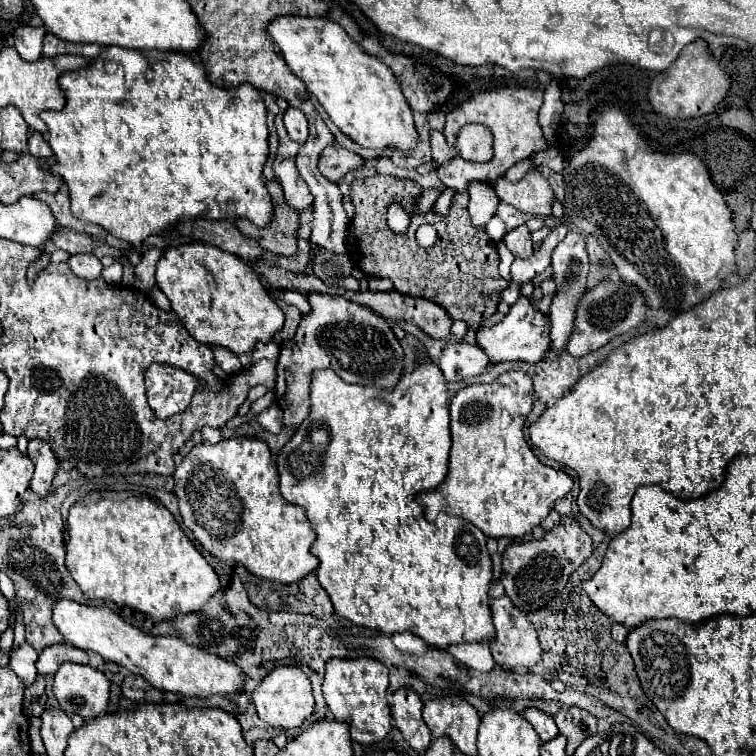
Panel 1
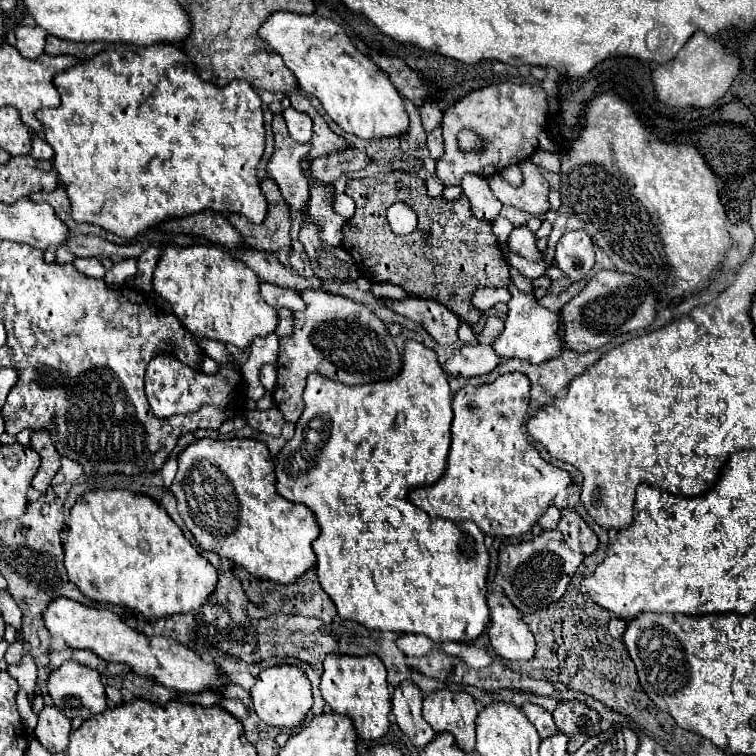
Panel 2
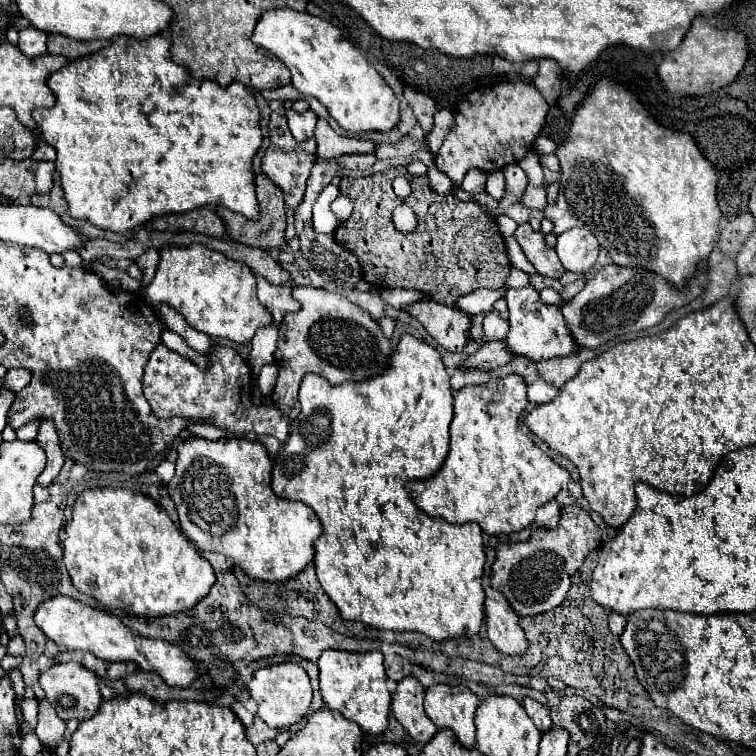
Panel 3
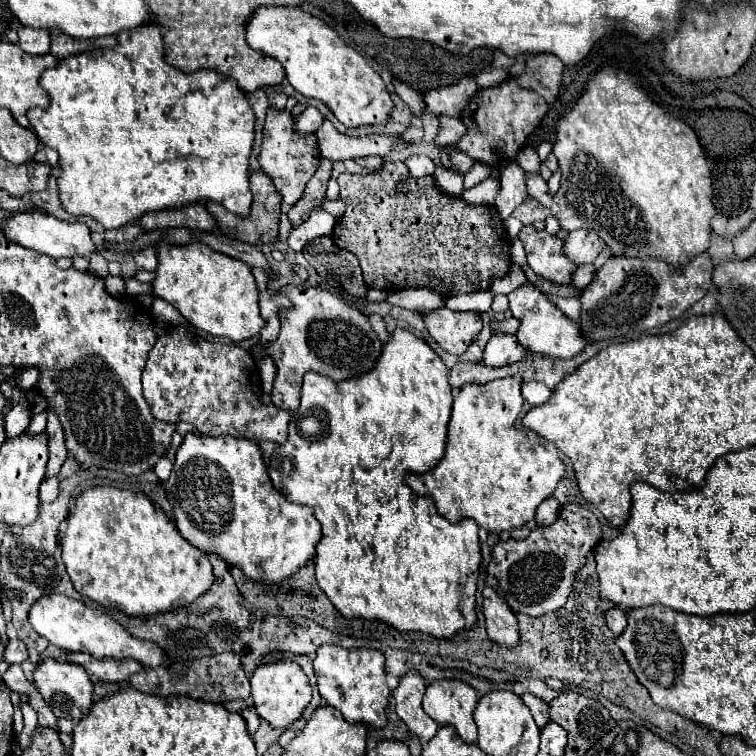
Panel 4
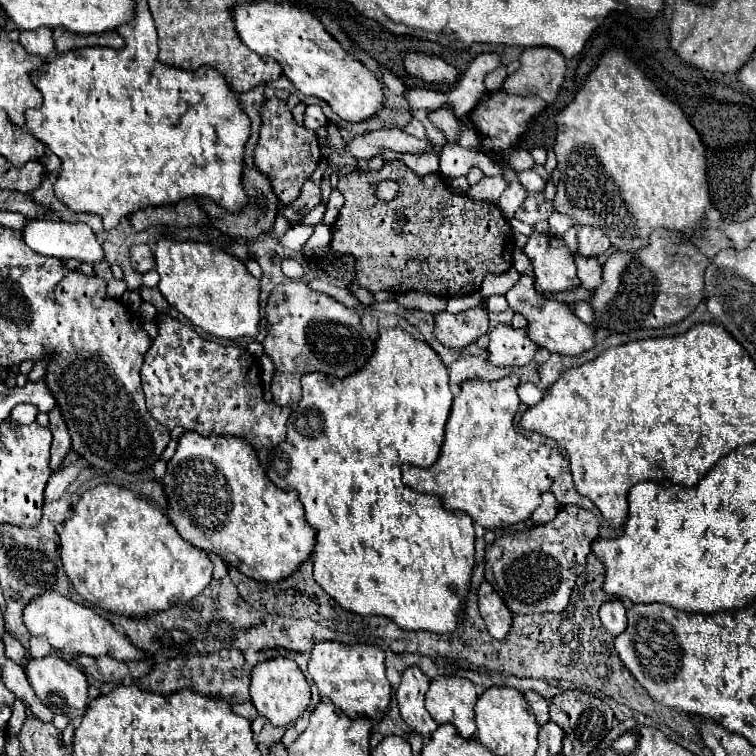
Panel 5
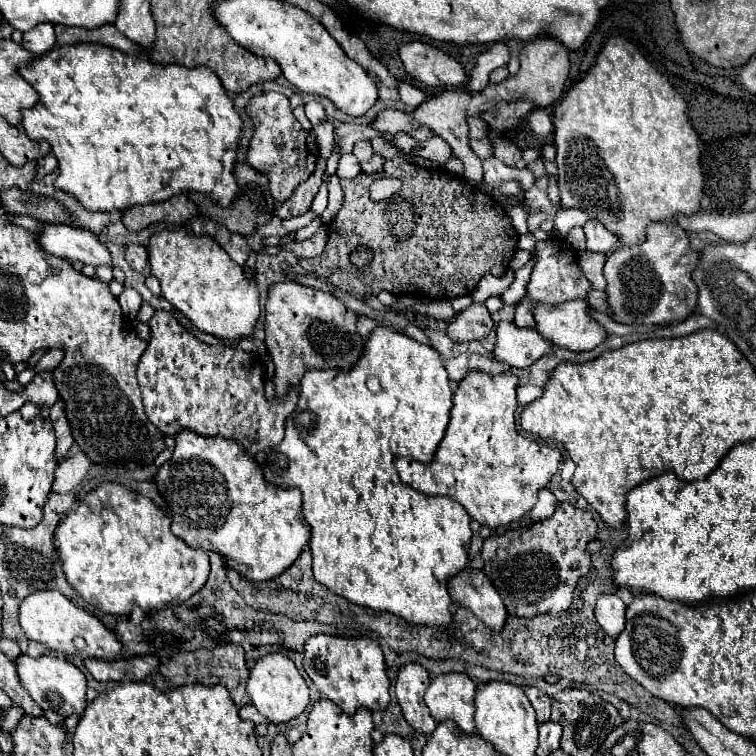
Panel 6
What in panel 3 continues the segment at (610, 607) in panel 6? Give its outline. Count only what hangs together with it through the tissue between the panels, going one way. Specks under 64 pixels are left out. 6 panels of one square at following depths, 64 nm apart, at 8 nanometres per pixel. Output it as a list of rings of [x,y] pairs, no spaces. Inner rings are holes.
[[[610,612],[608,616],[608,626],[610,626],[610,632],[620,636],[624,632],[624,626],[626,626],[626,616],[618,614],[618,612]]]

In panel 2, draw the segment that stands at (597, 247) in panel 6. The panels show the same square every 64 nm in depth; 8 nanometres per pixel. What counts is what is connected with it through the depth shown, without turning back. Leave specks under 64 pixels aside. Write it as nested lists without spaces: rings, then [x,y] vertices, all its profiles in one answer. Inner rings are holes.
[[[584,230],[566,232],[556,244],[556,266],[574,282],[588,276],[594,268],[594,242]]]

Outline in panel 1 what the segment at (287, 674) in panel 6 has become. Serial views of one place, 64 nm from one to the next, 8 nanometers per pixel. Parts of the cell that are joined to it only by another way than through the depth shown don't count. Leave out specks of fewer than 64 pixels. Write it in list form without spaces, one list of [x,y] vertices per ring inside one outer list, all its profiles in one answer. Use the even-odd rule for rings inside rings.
[[[276,666],[270,670],[262,682],[256,686],[252,692],[252,704],[256,706],[256,712],[262,722],[266,722],[272,728],[300,728],[304,720],[312,714],[314,710],[314,696],[312,696],[312,686],[308,676],[294,666]]]

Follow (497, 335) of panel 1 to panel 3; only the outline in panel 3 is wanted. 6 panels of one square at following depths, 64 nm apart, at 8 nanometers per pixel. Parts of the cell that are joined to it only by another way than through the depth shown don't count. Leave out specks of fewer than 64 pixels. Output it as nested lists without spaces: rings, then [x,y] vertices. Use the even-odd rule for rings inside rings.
[[[526,286],[520,290],[508,290],[506,302],[510,308],[510,332],[506,336],[508,348],[520,356],[530,360],[546,360],[546,358],[560,358],[568,356],[578,350],[576,340],[572,340],[572,332],[566,328],[566,320],[560,308],[544,304],[536,288]]]

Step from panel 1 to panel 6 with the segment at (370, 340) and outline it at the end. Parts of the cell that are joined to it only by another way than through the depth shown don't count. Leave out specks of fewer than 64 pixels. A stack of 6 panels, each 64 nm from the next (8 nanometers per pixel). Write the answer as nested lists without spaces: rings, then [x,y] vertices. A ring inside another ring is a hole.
[[[286,280],[286,282],[276,282],[268,290],[268,300],[266,300],[266,348],[274,360],[276,374],[274,374],[274,384],[276,384],[276,394],[282,396],[288,392],[288,388],[294,384],[298,388],[300,378],[304,376],[306,370],[312,368],[350,368],[358,358],[360,352],[364,350],[364,338],[358,336],[356,332],[356,314],[346,308],[340,300],[336,300],[332,294],[326,294],[322,290]]]

